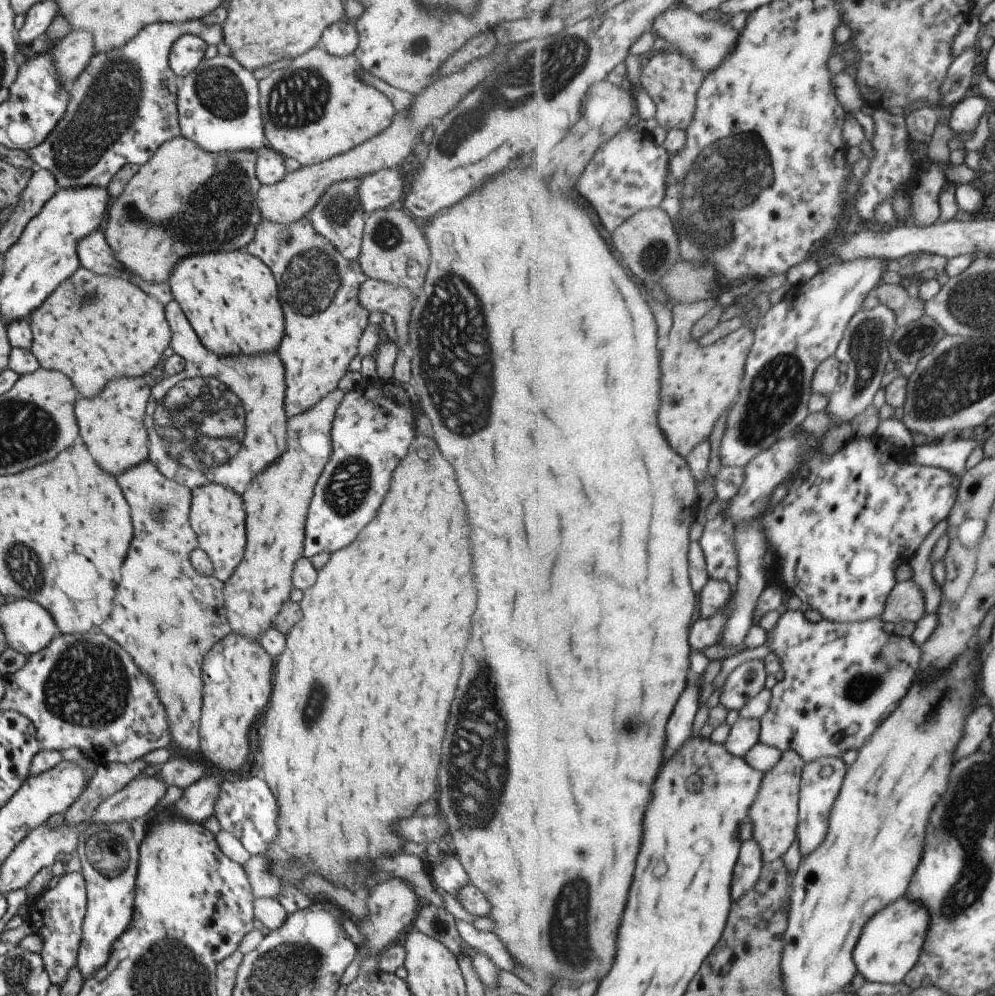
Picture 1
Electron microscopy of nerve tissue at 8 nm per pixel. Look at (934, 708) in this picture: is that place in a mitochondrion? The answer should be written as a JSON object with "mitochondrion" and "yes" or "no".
{"mitochondrion":"no"}

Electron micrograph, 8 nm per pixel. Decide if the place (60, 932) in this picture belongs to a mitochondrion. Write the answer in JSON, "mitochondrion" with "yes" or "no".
{"mitochondrion":"no"}

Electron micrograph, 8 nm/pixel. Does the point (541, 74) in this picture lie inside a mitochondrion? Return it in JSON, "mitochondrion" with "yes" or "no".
{"mitochondrion":"yes"}

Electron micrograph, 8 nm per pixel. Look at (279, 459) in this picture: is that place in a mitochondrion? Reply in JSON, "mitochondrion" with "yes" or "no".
{"mitochondrion":"no"}

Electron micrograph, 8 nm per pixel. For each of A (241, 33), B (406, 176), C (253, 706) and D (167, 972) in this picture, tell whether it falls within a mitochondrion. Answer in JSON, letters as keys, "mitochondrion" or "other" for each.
{"A":"other","B":"other","C":"other","D":"mitochondrion"}

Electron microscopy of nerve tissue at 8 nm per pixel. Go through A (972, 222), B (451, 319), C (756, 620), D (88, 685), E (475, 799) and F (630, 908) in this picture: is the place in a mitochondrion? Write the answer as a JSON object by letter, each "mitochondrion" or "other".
{"A":"other","B":"mitochondrion","C":"other","D":"mitochondrion","E":"mitochondrion","F":"other"}

